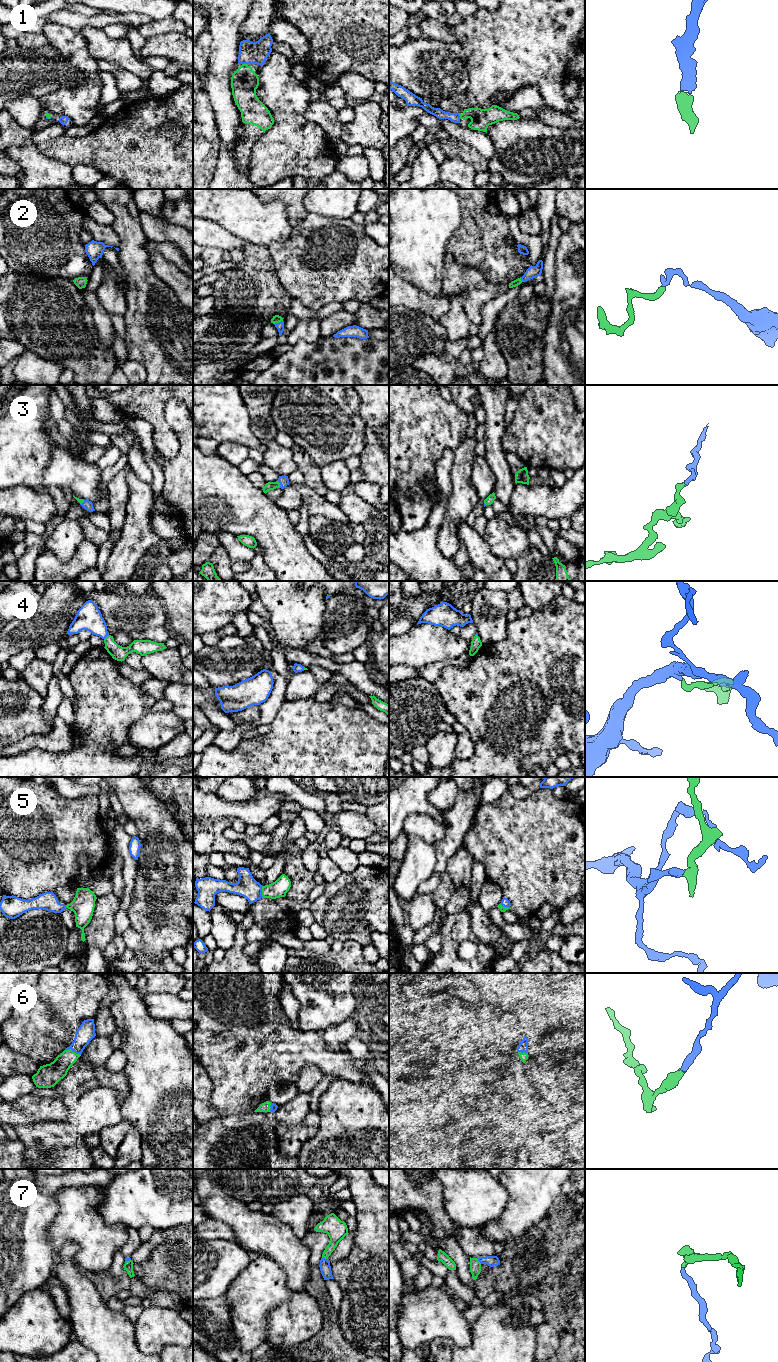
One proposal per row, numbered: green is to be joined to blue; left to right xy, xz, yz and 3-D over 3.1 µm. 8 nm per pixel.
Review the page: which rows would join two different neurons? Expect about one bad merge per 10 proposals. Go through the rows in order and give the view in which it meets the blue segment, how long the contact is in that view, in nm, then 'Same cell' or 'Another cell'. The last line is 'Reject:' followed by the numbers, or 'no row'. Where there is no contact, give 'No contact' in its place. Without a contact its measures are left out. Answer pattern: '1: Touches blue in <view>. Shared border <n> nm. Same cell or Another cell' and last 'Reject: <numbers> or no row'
1: Touches blue in xz. Shared border 40 nm. Same cell
2: Touches blue in xz. Shared border 80 nm. Same cell
3: Touches blue in xz. Shared border 70 nm. Same cell
4: Touches blue in xy. Shared border 60 nm. Same cell
5: Touches blue in xz. Shared border 100 nm. Same cell
6: Touches blue in xy. Shared border 140 nm. Same cell
7: Touches blue in xz. Shared border 50 nm. Same cell
Reject: no row

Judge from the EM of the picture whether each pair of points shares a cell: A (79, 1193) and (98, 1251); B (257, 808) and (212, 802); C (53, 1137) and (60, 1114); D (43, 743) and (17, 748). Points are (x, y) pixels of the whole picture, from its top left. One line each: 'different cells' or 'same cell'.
A: same cell
B: same cell
C: different cells
D: same cell

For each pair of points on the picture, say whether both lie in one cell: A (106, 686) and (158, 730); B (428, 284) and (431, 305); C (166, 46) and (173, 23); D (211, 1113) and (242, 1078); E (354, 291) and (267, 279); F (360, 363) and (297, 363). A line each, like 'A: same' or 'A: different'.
A: different
B: different
C: different
D: different
E: different
F: same

